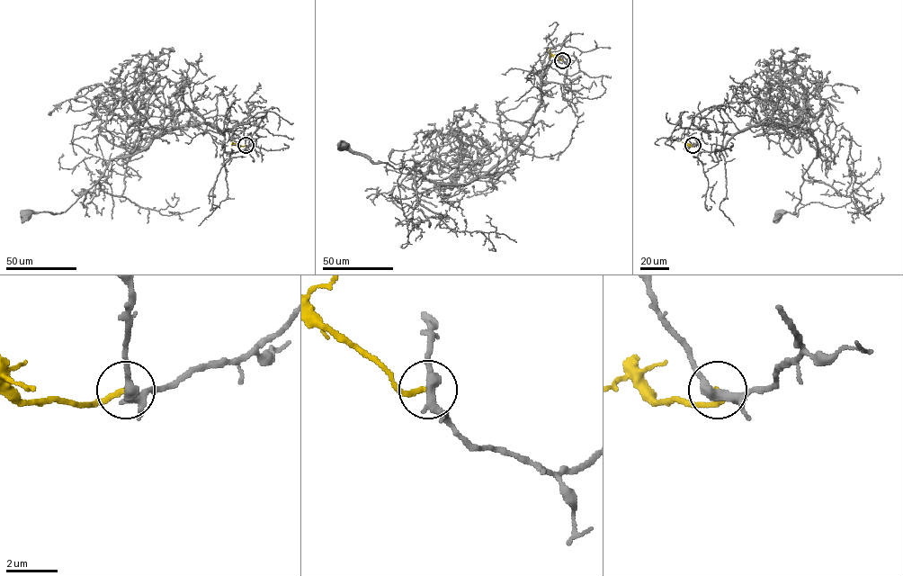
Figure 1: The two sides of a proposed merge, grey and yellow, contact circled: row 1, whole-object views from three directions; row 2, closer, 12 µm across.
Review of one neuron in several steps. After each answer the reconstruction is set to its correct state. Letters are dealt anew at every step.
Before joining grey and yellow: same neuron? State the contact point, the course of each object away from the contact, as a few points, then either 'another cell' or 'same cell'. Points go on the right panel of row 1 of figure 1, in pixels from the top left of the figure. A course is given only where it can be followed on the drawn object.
at (692, 145); grey runs (692, 145), (692, 122), (731, 134), (772, 123), (808, 130), (817, 155), (802, 175), (795, 212), (779, 215); yellow runs (692, 145), (682, 141); another cell

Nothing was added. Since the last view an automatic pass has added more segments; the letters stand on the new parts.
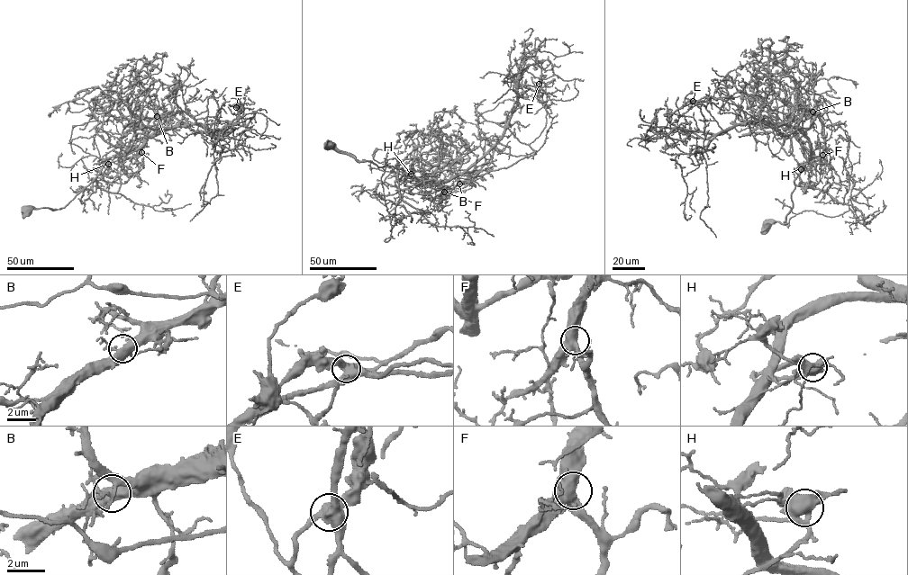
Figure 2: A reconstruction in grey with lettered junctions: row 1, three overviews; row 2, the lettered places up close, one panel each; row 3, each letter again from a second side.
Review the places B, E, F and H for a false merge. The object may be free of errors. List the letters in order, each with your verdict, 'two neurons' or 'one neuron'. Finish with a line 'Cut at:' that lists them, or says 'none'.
B: one neuron
E: two neurons
F: one neuron
H: one neuron
Cut at: E

